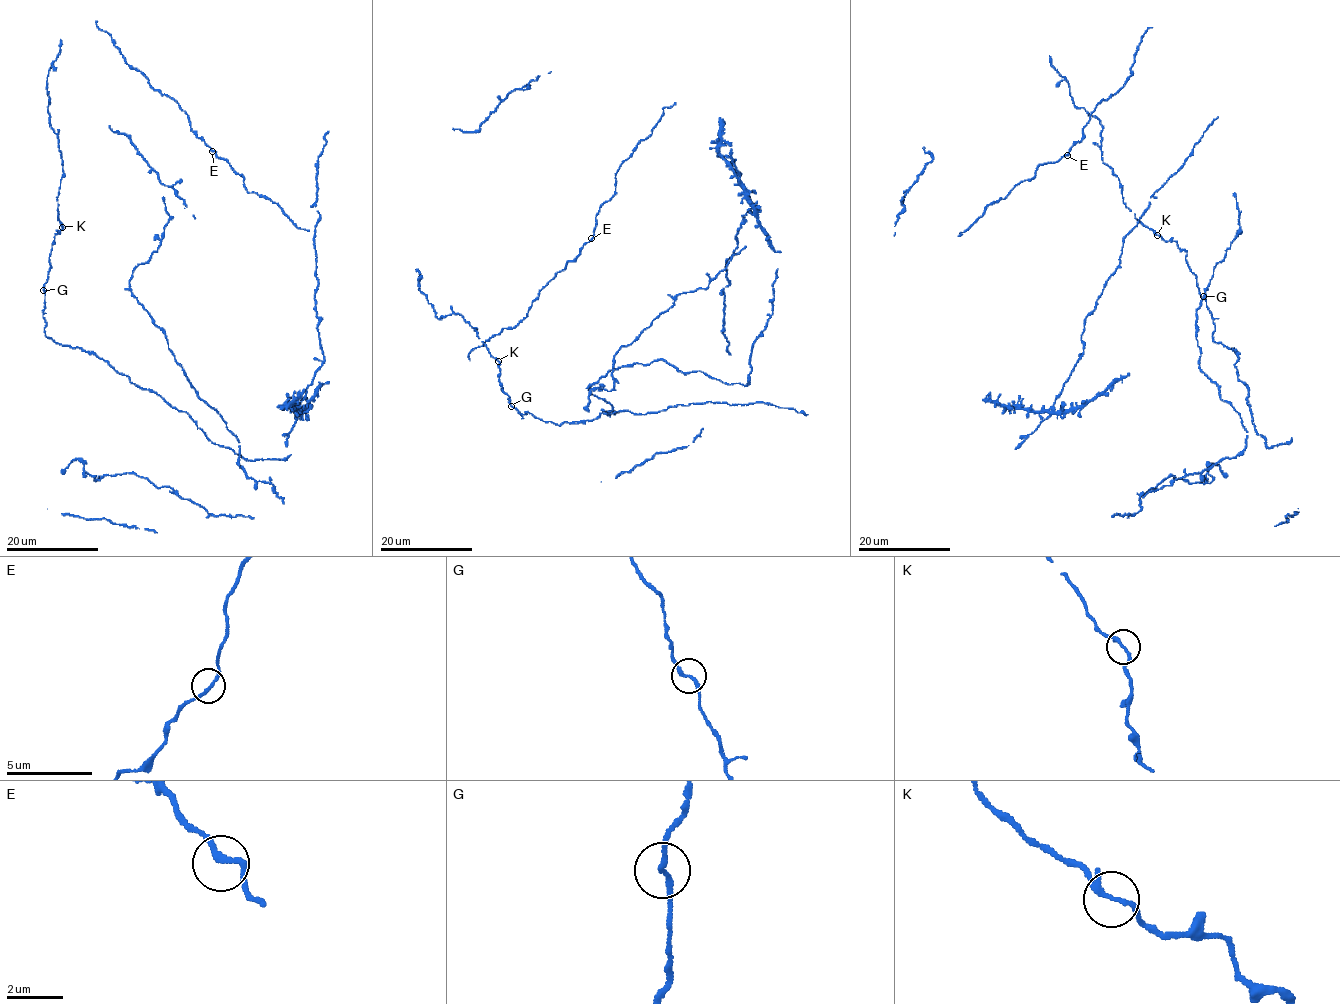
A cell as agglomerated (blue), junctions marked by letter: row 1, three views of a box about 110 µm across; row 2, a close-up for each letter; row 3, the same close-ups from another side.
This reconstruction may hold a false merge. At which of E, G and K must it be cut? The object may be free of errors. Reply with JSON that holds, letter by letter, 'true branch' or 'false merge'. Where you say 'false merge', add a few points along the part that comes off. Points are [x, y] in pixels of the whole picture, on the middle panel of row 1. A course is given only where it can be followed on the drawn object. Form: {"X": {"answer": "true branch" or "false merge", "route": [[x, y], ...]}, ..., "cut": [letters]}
{"E": {"answer": "true branch"}, "G": {"answer": "true branch"}, "K": {"answer": "true branch"}, "cut": []}

